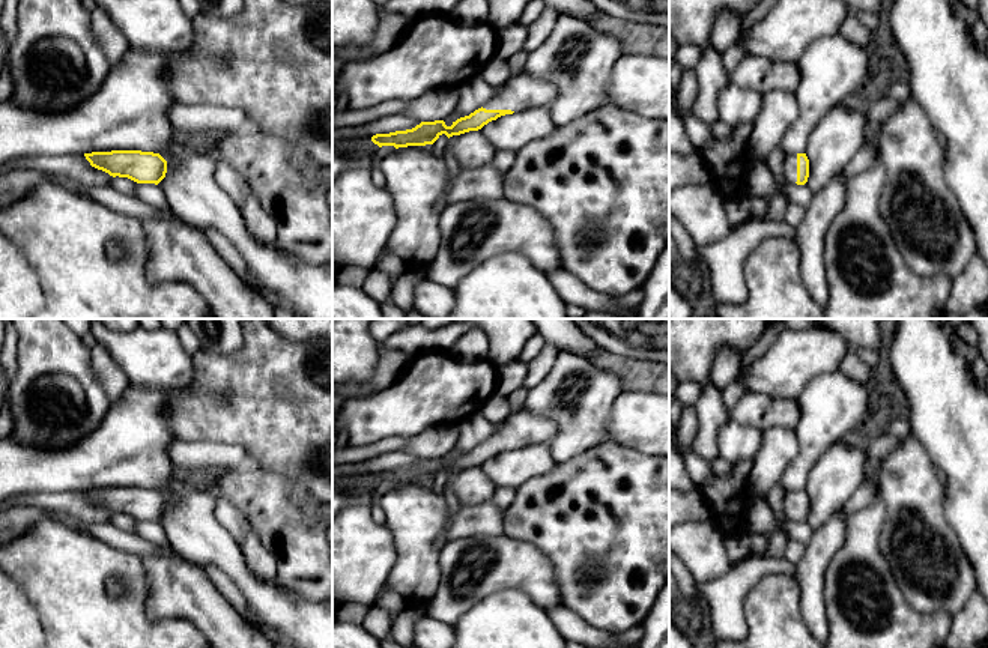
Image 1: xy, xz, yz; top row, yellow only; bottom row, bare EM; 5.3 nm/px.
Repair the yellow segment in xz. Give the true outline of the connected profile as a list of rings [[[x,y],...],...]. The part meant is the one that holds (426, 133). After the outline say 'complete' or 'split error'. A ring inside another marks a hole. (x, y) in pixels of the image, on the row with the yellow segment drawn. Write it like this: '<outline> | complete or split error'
[[[516,74],[507,86],[495,93],[481,108],[469,116],[460,117],[447,126],[444,120],[421,122],[412,129],[396,131],[389,134],[376,134],[371,141],[382,146],[408,147],[433,144],[442,134],[448,138],[469,131],[478,131],[501,116],[519,113],[538,105],[552,105],[559,89],[546,78]]] | split error

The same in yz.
[[[806,153],[788,155],[783,161],[783,177],[791,185],[805,185],[809,177],[809,159]]] | split error

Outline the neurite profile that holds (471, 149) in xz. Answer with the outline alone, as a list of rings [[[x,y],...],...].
[[[481,131],[460,134],[453,143],[453,155],[462,167],[483,167],[492,162],[496,150]]]

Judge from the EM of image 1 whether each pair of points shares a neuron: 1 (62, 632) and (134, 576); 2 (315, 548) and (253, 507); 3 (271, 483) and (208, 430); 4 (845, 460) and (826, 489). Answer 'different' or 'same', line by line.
1: same
2: same
3: different
4: same

